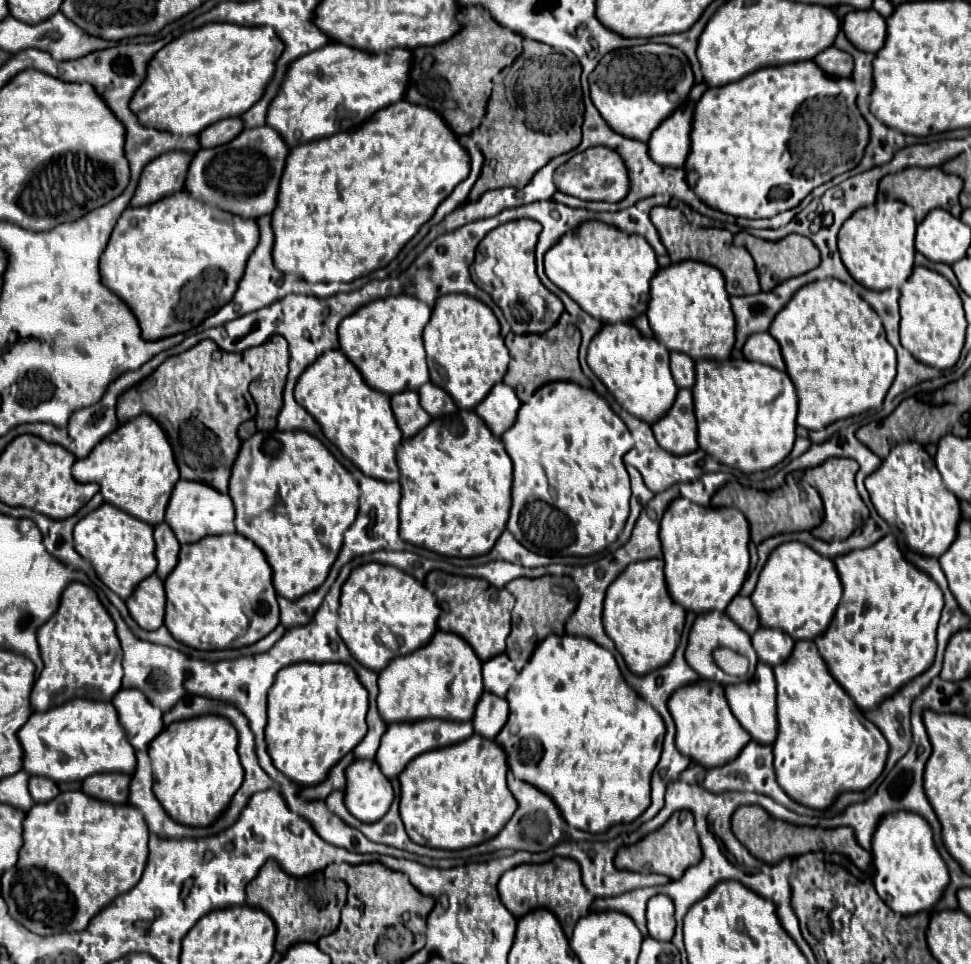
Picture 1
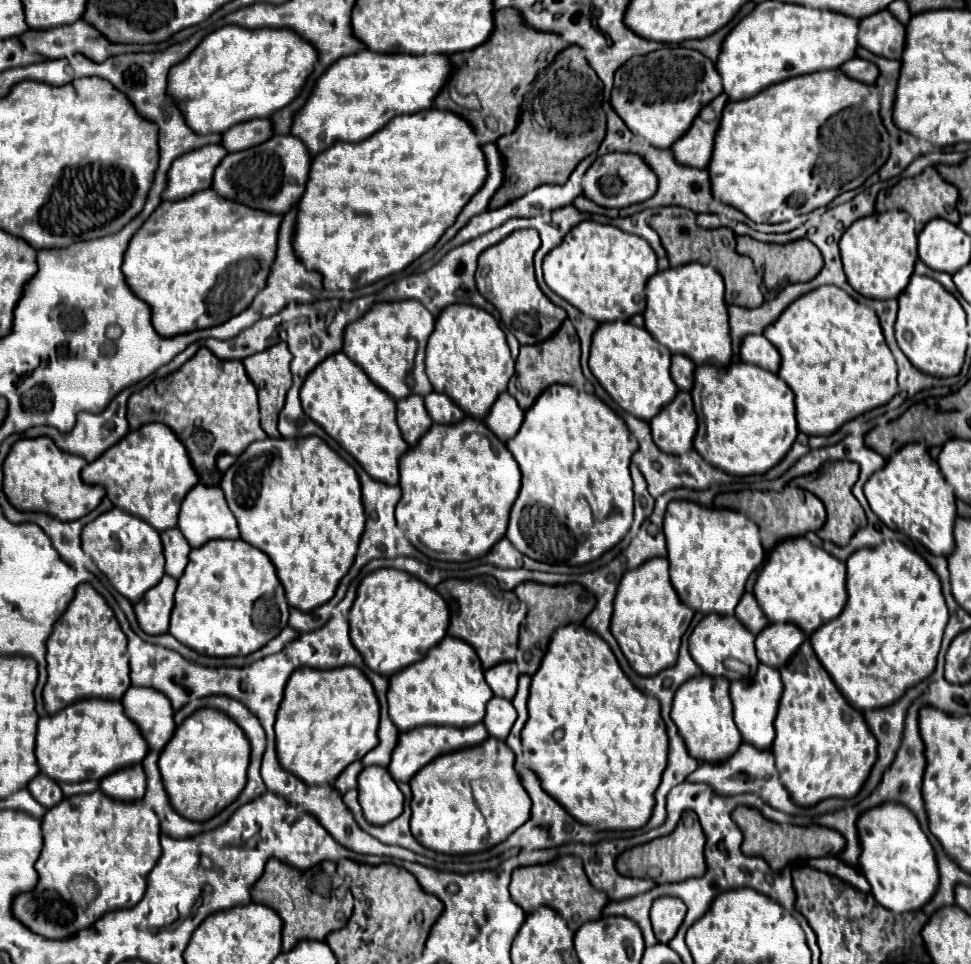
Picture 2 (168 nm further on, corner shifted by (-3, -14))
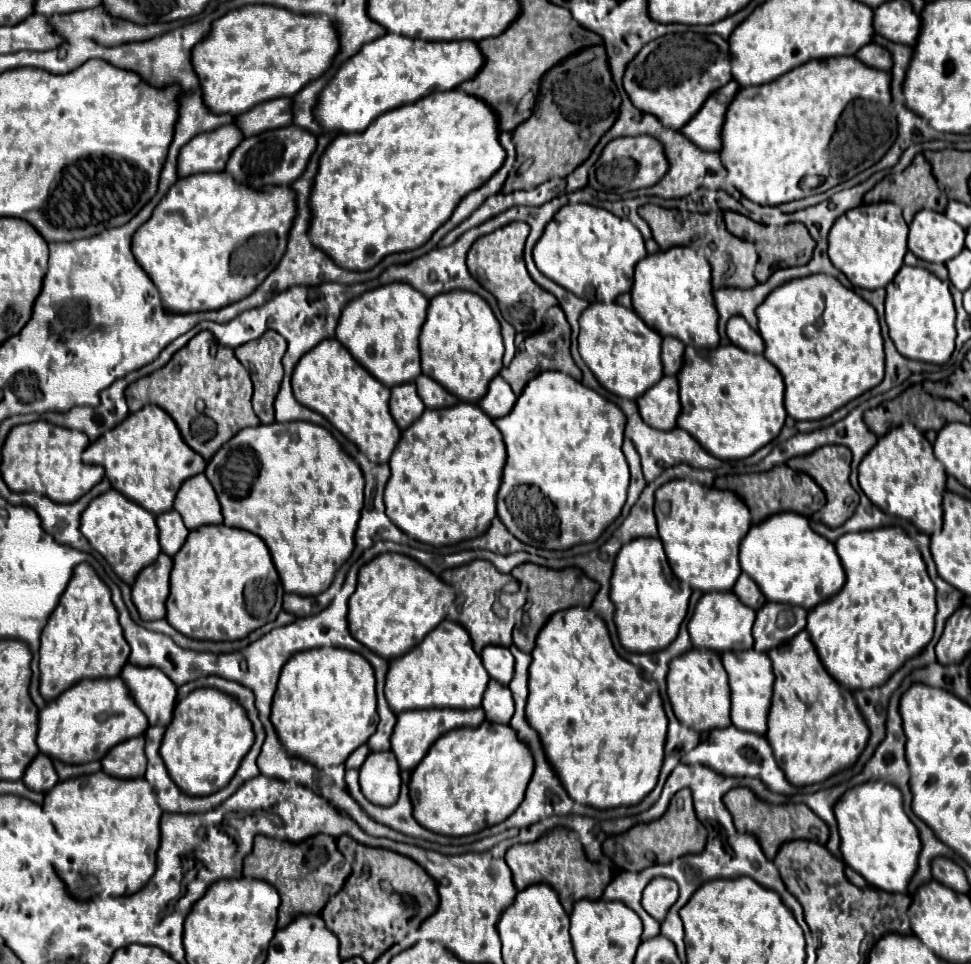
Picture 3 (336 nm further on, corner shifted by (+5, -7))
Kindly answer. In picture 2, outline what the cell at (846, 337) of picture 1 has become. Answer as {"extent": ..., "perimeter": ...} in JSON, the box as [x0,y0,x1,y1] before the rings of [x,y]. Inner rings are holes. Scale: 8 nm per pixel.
{"extent":[764,285,896,435],"perimeter":[[[836,285],[818,287],[816,291],[796,299],[796,303],[790,303],[782,311],[782,317],[764,329],[764,337],[774,343],[782,357],[778,375],[794,391],[798,429],[806,435],[832,435],[846,421],[888,403],[896,395],[896,361],[886,345],[876,313],[870,307],[854,301]]]}

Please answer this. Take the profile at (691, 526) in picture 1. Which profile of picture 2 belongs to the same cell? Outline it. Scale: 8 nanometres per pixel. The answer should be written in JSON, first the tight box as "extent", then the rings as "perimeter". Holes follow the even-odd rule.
{"extent":[664,499,764,615],"perimeter":[[[686,499],[668,503],[664,515],[664,535],[670,561],[670,579],[680,599],[696,611],[734,615],[744,595],[750,573],[764,561],[758,527],[744,513],[732,509],[700,507]]]}

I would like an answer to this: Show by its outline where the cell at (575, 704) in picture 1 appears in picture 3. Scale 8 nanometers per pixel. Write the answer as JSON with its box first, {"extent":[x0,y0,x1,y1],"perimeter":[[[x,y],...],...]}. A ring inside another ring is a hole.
{"extent":[526,608,668,810],"perimeter":[[[572,608],[556,612],[556,616],[548,620],[532,650],[528,690],[526,720],[538,732],[544,754],[572,800],[598,810],[608,810],[636,806],[648,796],[656,786],[664,760],[668,718],[662,700],[658,698],[656,682],[650,674],[616,654],[606,624],[592,610]]]}

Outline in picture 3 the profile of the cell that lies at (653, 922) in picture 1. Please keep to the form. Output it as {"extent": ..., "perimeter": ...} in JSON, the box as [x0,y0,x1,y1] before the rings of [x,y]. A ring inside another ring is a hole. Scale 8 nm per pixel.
{"extent":[642,878,678,922],"perimeter":[[[658,878],[652,880],[644,888],[642,896],[642,908],[658,922],[664,922],[670,906],[678,900],[678,884],[670,878]]]}

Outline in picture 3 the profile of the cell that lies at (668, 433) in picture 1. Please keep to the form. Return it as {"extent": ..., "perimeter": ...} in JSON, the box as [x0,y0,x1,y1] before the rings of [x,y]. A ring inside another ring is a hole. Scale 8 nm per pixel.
{"extent":[638,376,682,430],"perimeter":[[[664,376],[658,384],[654,384],[644,398],[638,400],[642,420],[656,430],[674,430],[676,420],[682,412],[678,398],[678,380],[676,376]]]}

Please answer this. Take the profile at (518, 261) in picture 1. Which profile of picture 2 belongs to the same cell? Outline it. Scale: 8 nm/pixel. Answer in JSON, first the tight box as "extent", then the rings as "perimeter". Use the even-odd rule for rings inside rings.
{"extent":[476,229,566,345],"perimeter":[[[522,229],[510,233],[500,243],[488,247],[480,259],[478,259],[478,271],[476,271],[476,285],[478,291],[496,305],[496,309],[502,315],[504,325],[508,331],[514,333],[514,337],[520,341],[520,345],[534,345],[550,339],[556,329],[566,319],[566,311],[558,305],[554,305],[538,287],[534,277],[534,265],[532,257],[536,249],[540,247],[540,237],[534,229]]]}

